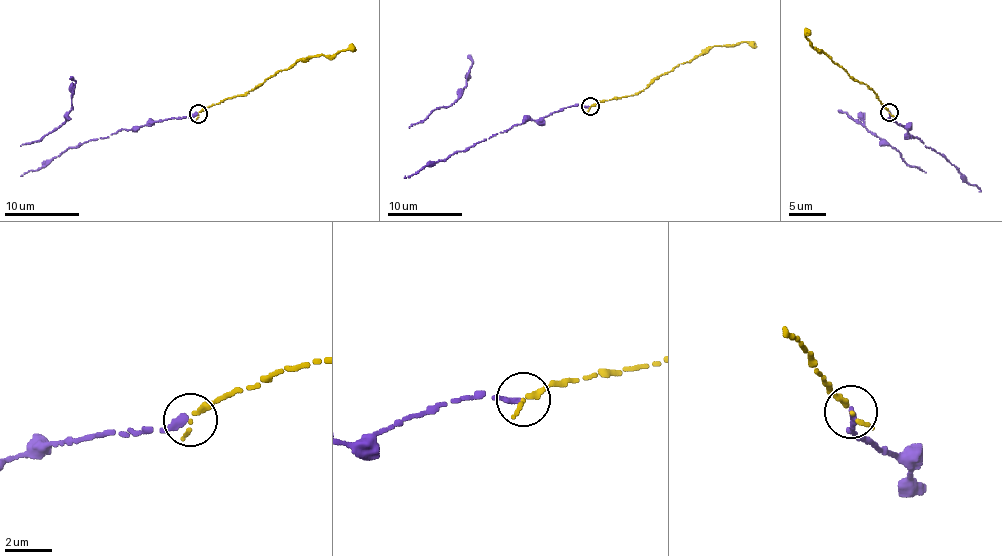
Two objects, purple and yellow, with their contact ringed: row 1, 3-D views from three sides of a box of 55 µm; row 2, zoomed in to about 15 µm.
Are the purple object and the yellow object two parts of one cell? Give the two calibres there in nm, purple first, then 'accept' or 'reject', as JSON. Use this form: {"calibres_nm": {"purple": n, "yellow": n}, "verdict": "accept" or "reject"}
{"calibres_nm": {"purple": 280, "yellow": 160}, "verdict": "accept"}

